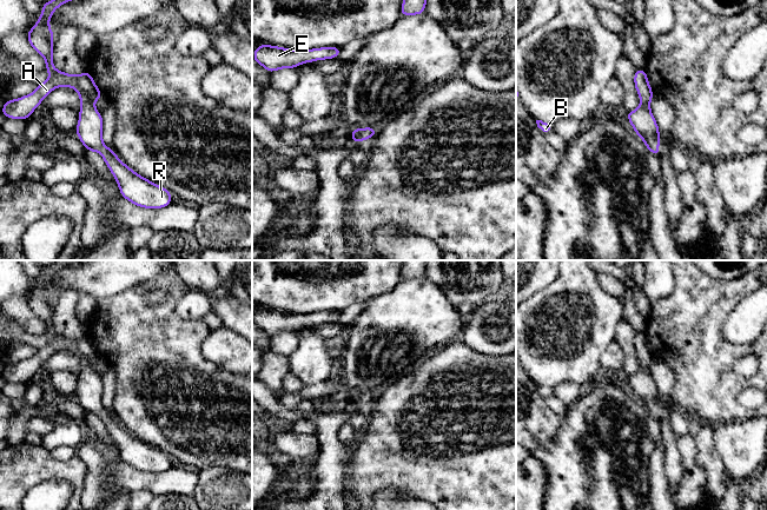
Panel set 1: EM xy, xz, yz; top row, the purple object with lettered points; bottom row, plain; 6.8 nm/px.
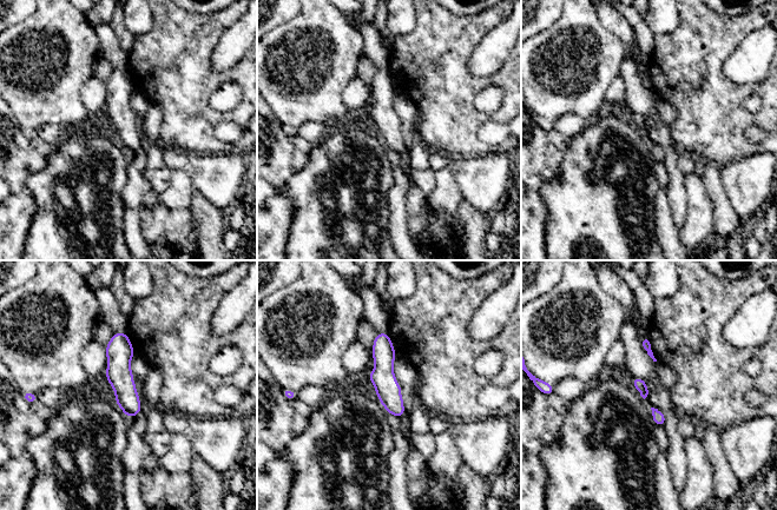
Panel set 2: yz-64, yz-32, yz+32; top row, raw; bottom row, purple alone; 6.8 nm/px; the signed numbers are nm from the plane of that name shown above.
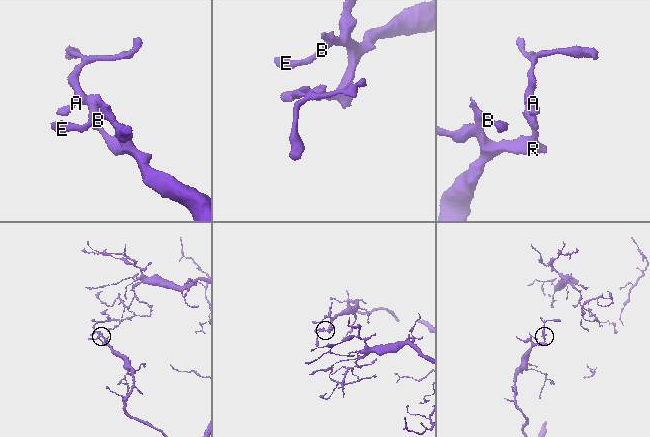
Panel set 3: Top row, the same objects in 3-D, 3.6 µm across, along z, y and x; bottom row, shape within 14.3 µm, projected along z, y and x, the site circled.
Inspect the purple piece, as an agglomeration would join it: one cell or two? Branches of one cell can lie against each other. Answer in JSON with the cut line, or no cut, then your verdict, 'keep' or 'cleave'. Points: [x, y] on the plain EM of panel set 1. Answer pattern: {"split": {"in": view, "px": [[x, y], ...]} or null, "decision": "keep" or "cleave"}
{"split": null, "decision": "keep"}

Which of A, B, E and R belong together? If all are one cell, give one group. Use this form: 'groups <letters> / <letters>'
groups A B E R

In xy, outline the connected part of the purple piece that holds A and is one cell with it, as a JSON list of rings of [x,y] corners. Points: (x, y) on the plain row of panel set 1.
[[[57,260],[44,266],[40,283],[27,297],[29,309],[45,322],[45,333],[49,336],[48,343],[38,349],[38,352],[19,363],[6,364],[1,377],[6,382],[31,382],[33,375],[57,351],[72,351],[80,360],[79,385],[75,391],[77,399],[90,417],[98,415],[105,424],[111,437],[114,439],[123,462],[132,468],[145,472],[163,472],[172,466],[171,456],[125,429],[112,412],[103,406],[103,379],[97,375],[94,366],[103,362],[92,339],[85,335],[80,339],[72,339],[58,335],[53,330],[53,294],[48,290],[53,276],[67,265],[81,260]]]

